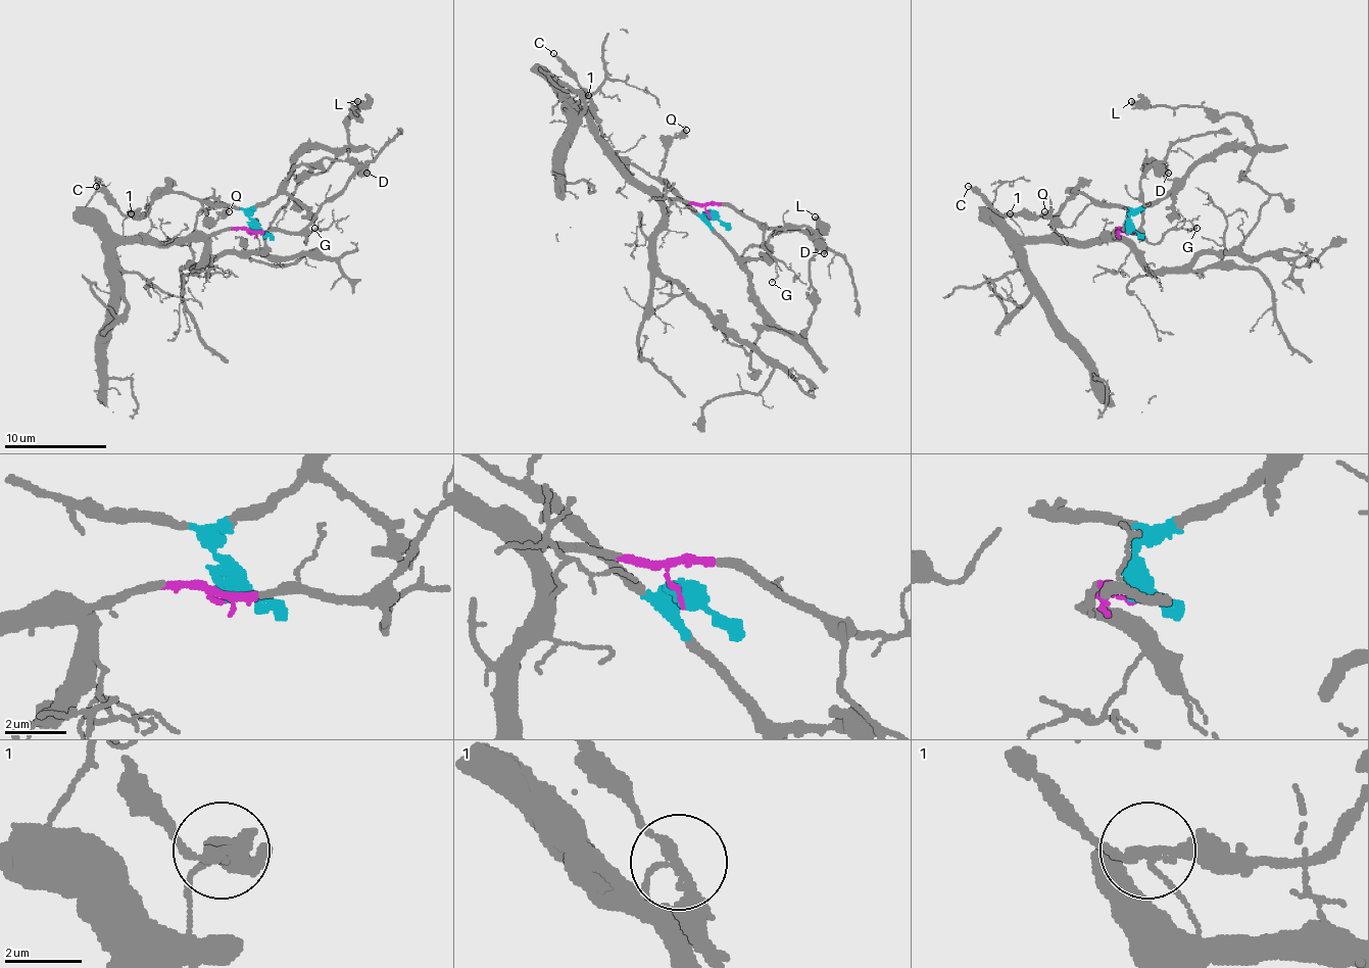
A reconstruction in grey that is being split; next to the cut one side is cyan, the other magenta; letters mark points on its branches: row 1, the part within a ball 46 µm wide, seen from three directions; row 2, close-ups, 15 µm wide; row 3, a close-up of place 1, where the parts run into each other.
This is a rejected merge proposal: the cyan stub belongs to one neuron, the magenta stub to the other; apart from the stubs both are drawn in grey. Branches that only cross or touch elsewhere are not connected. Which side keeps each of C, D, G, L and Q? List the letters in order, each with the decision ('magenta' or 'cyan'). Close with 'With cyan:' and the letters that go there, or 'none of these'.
C: cyan
D: cyan
G: magenta
L: cyan
Q: cyan
With cyan: C, D, L, Q

